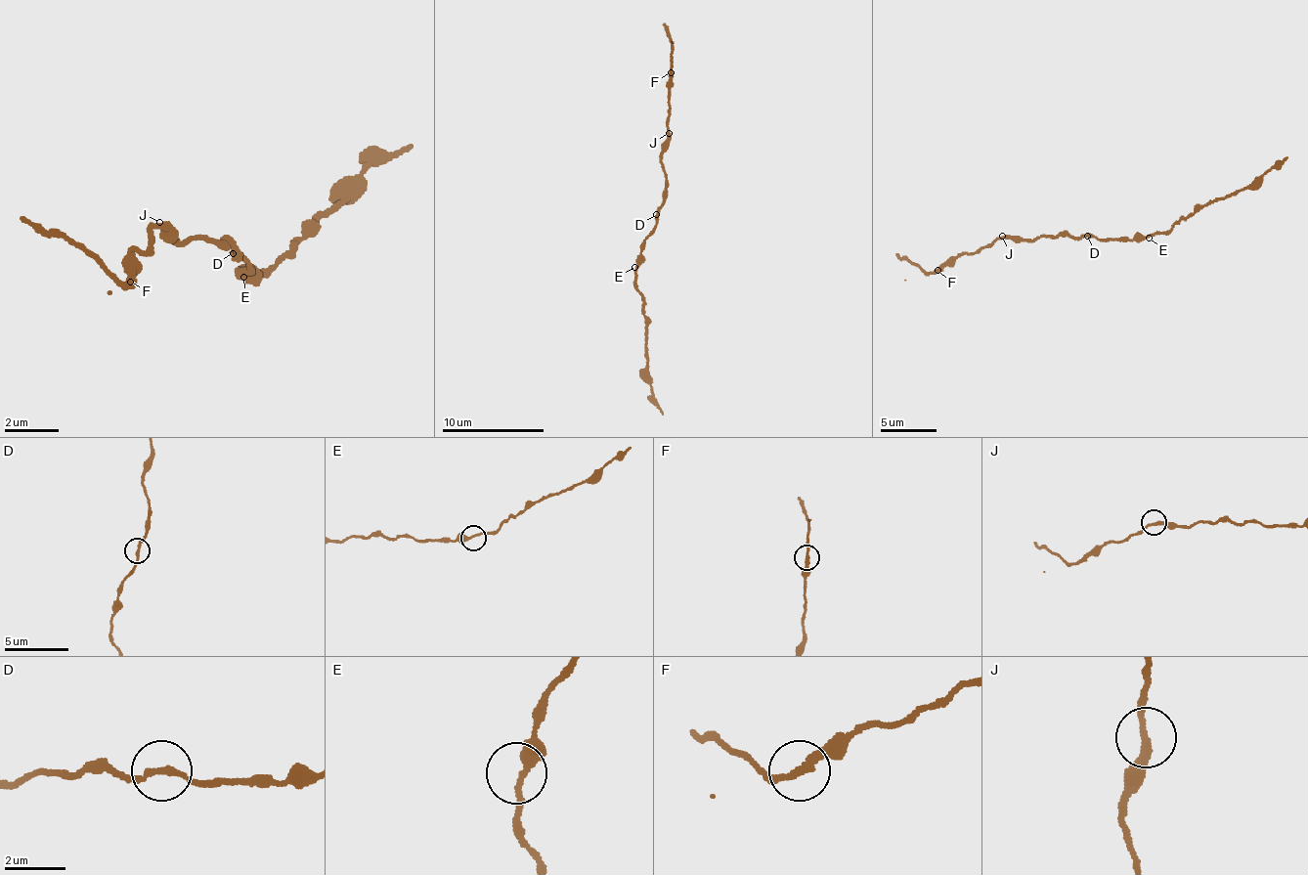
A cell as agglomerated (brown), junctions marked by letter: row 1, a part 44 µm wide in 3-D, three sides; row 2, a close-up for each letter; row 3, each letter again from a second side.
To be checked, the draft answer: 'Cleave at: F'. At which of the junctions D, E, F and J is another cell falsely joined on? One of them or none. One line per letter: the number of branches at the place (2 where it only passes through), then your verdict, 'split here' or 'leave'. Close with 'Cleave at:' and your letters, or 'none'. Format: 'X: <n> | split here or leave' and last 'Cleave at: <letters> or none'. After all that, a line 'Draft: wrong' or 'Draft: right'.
D: 2 | leave
E: 2 | leave
F: 2 | split here
J: 2 | leave
Cleave at: F
Draft: right

